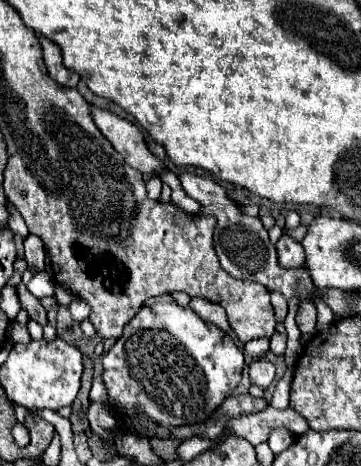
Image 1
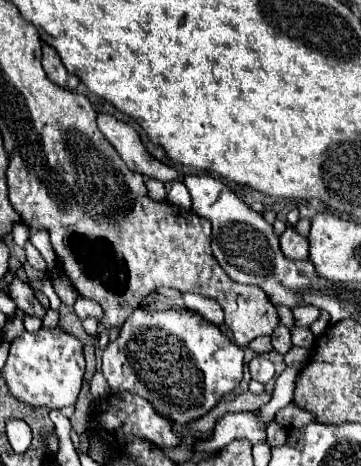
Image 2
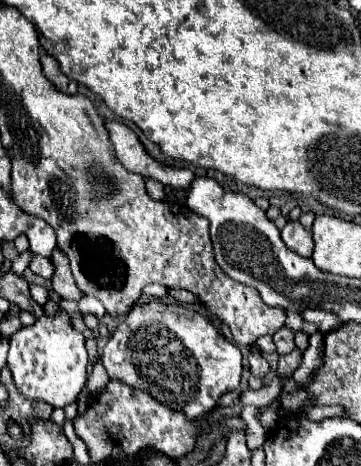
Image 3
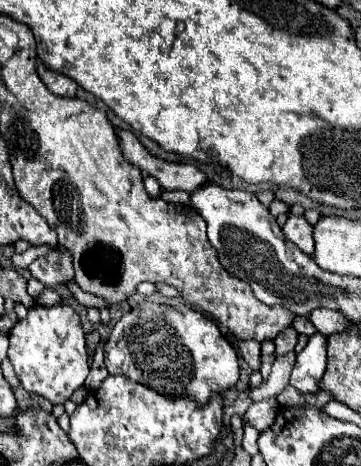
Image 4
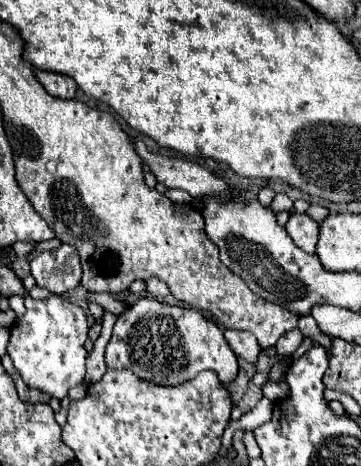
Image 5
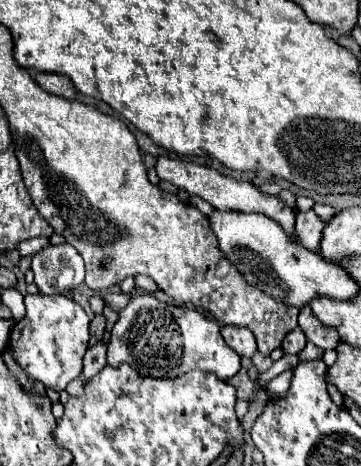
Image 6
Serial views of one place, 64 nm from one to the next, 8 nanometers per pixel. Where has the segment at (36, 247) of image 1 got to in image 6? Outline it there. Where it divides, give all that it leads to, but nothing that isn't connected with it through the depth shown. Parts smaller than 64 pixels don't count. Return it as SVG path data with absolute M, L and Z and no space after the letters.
M48 246L32 258L34 284L42 294L64 294L84 282L82 256L70 246Z

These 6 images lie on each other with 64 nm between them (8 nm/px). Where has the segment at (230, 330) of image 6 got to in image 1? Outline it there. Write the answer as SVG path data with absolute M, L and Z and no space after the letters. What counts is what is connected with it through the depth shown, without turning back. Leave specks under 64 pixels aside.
M264 358L254 360L250 364L250 380L260 388L268 388L268 384L274 380L274 364Z

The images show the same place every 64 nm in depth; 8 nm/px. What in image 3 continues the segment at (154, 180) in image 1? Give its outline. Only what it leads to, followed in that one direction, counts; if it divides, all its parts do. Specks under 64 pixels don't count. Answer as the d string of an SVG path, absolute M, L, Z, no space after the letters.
M146 178L146 190L152 196L152 200L164 200L164 186L158 180Z

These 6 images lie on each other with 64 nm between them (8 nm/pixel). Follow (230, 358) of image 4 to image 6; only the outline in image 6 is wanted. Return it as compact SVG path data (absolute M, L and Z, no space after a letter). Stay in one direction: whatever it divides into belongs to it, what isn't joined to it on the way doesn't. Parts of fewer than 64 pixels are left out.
M138 294L130 300L134 300L134 308L122 308L120 318L112 328L108 344L110 366L128 362L142 376L156 378L172 378L190 370L208 370L218 374L218 378L228 380L240 370L240 356L220 336L218 322L208 320L194 308L166 304L150 294Z

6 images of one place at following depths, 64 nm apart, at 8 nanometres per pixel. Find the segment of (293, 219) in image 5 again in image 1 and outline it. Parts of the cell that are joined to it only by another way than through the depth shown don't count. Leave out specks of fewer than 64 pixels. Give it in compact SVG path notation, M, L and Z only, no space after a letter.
M286 232L280 236L280 240L276 242L278 248L278 256L280 256L280 264L284 268L294 268L294 266L302 266L306 262L306 254L300 242L292 240Z

